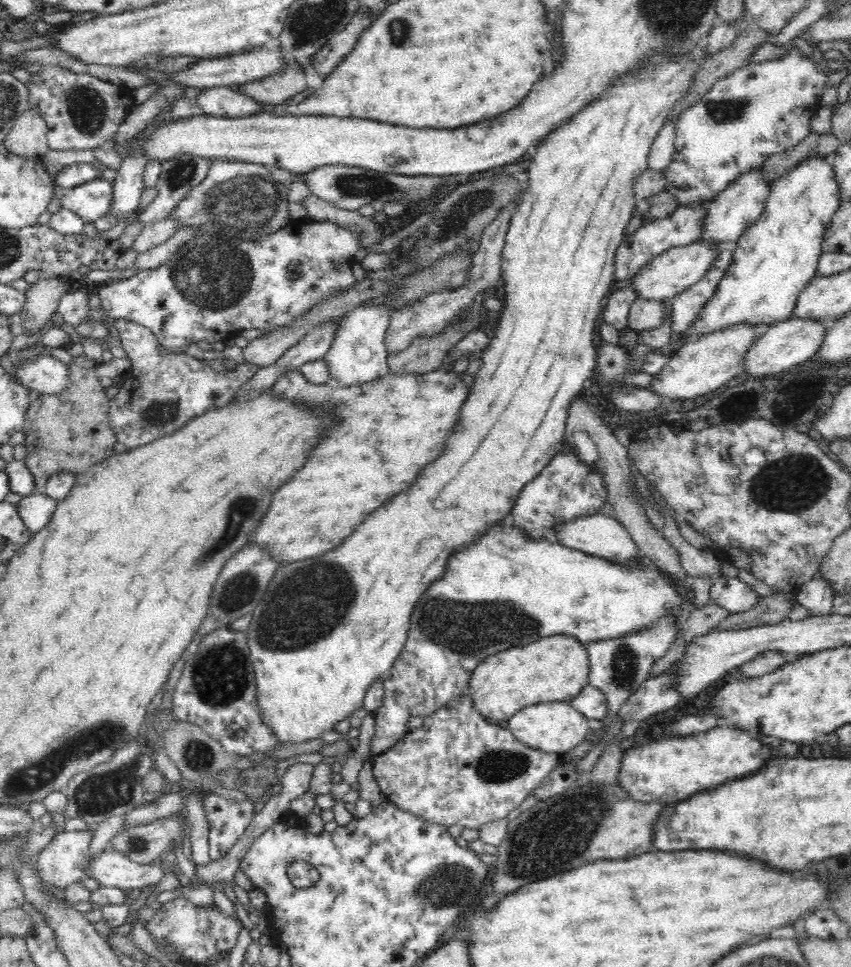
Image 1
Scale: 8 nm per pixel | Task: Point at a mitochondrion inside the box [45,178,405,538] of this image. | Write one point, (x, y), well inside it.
(212, 274)

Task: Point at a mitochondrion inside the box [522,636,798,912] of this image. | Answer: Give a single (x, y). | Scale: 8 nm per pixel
(623, 670)

